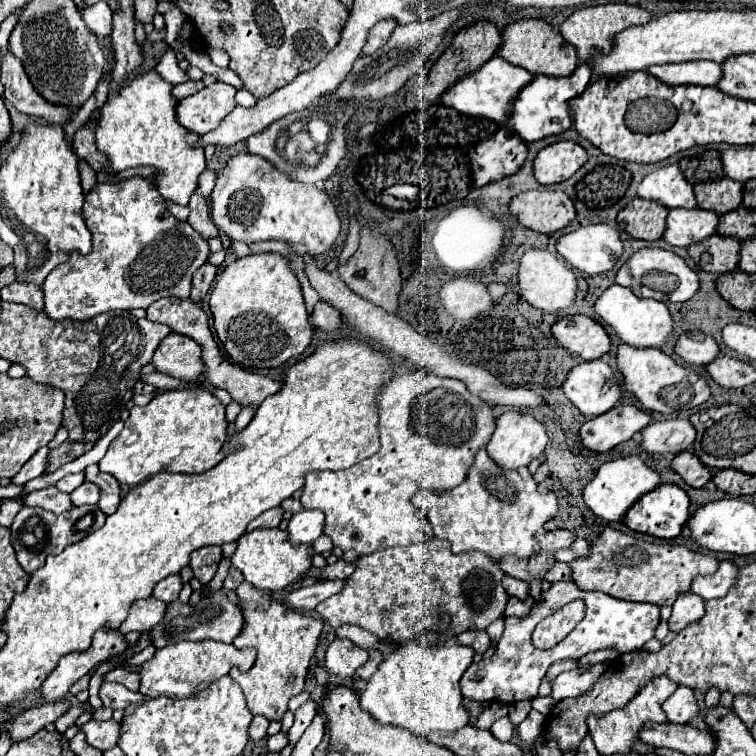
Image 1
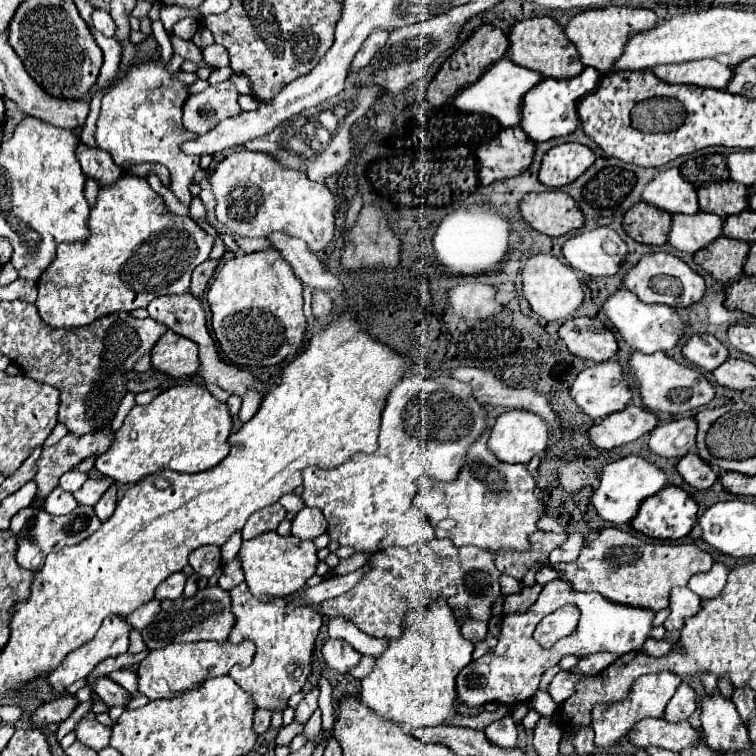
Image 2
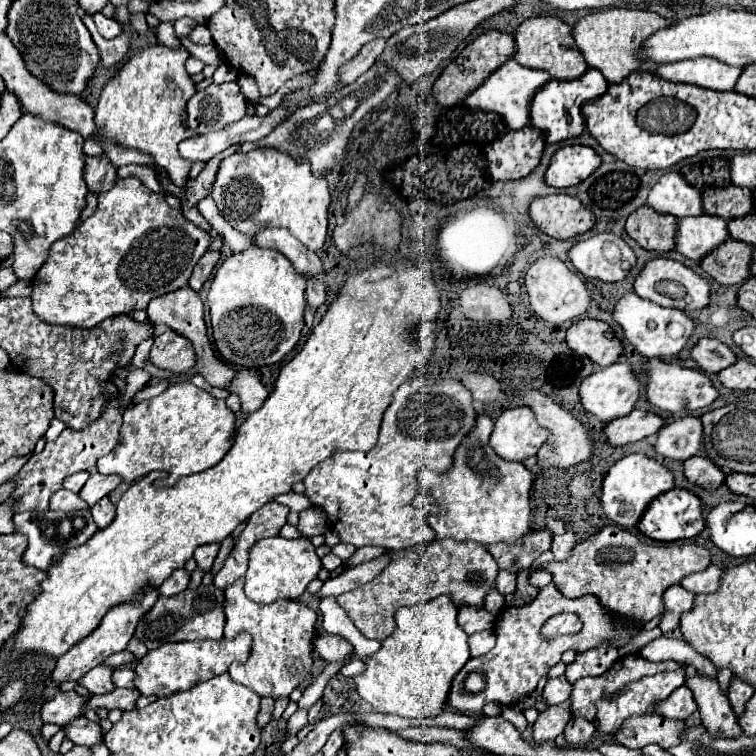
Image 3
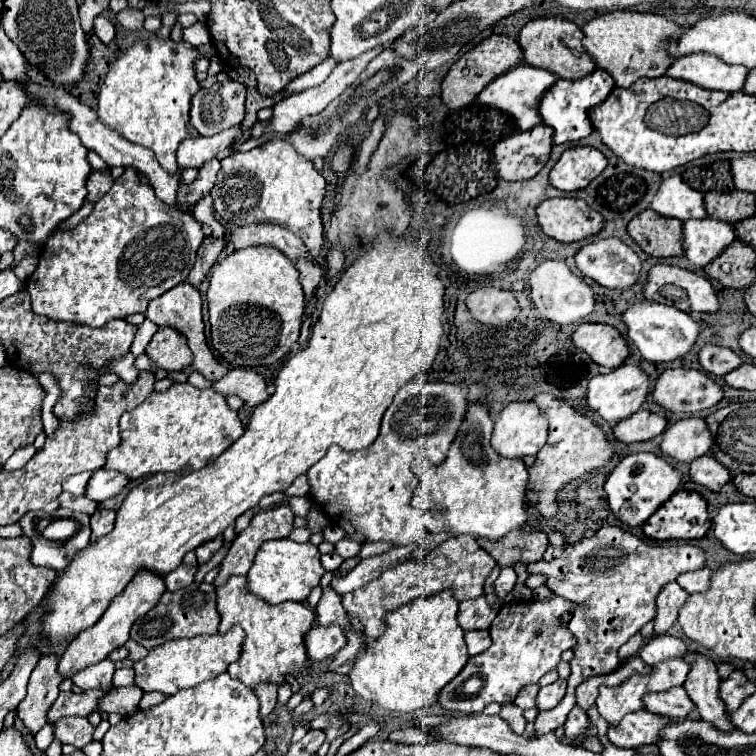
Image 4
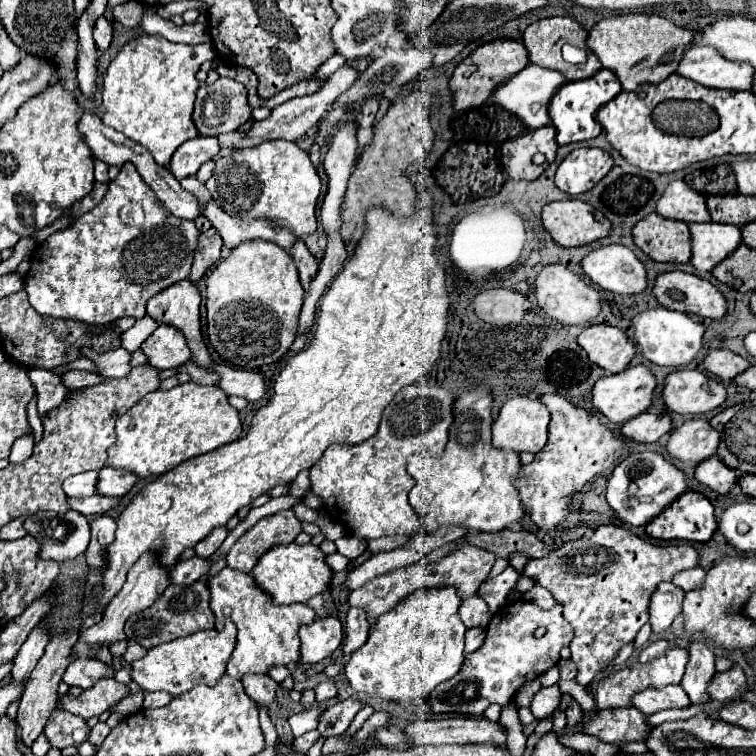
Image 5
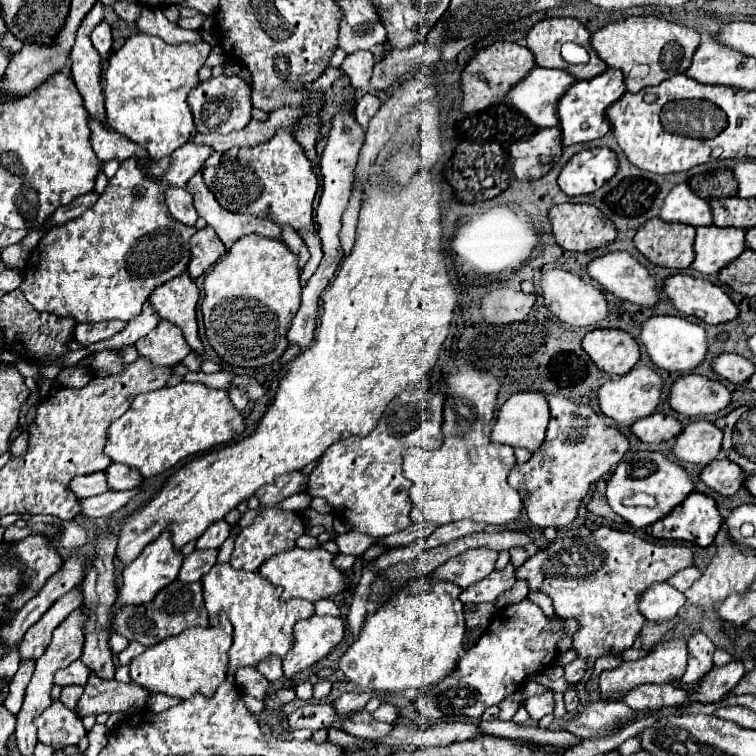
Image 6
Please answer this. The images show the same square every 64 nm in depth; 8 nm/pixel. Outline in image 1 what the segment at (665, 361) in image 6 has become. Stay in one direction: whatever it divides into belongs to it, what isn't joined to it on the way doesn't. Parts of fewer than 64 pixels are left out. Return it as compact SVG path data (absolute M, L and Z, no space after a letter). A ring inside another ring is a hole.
M610 286L596 300L594 310L618 334L618 338L624 344L628 344L628 346L636 346L636 348L662 348L668 342L670 334L674 332L674 322L672 322L668 306L664 302L642 300L642 298L634 296L630 288L624 288L624 286Z

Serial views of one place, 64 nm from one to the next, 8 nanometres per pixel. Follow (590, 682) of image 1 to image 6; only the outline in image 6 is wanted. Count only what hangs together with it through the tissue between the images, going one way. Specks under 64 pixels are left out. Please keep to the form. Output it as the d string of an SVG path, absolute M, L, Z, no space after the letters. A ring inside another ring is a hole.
M544 692L544 694L538 694L538 696L532 696L524 702L524 708L528 710L530 718L532 720L540 720L542 716L550 714L554 710L554 698L552 698L552 692Z

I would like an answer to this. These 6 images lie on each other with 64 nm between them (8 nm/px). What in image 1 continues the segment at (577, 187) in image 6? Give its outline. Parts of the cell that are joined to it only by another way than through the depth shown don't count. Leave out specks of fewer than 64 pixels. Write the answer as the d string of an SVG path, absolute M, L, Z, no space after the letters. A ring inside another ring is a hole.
M556 142L538 152L534 174L540 184L558 184L568 180L586 162L586 150L576 142Z

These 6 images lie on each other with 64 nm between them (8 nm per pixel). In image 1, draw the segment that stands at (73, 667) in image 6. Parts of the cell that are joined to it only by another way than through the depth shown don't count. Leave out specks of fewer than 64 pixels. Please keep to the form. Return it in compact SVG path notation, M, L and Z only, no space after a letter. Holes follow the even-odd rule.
M102 682L100 698L102 698L104 706L108 706L112 710L126 710L130 704L144 700L144 696L140 692L130 692L122 684L114 684L114 682Z

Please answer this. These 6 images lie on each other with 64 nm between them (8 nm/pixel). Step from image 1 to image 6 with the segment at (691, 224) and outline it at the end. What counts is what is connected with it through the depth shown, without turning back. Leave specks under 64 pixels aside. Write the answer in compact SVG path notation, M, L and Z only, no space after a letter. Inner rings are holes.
M696 228L696 258L692 262L692 268L706 276L716 276L746 250L744 236L746 232L738 228Z

